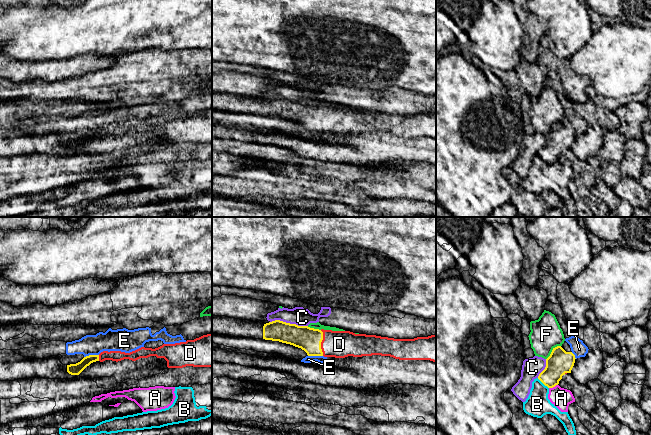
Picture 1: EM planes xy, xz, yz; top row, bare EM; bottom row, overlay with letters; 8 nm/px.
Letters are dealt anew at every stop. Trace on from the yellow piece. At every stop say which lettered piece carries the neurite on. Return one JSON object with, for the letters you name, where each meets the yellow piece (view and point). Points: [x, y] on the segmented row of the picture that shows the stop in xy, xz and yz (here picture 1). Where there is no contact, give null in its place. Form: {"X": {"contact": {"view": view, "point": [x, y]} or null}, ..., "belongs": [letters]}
{"D": {"contact": {"view": "xz", "point": [320, 343]}}, "belongs": ["D"]}

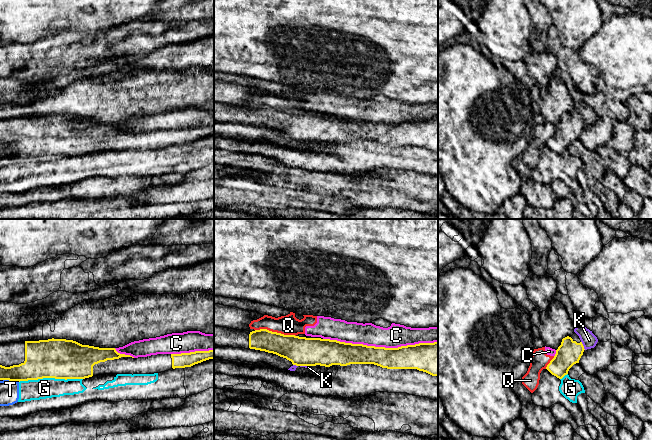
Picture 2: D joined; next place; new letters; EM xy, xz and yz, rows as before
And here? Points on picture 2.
{"belongs": []}

